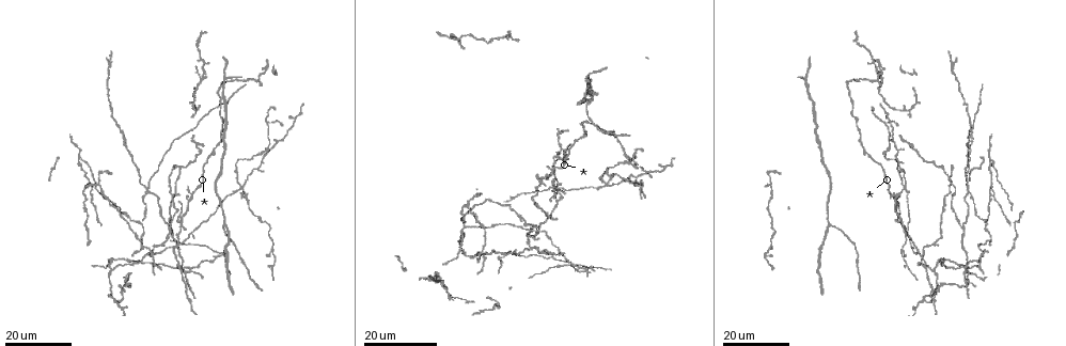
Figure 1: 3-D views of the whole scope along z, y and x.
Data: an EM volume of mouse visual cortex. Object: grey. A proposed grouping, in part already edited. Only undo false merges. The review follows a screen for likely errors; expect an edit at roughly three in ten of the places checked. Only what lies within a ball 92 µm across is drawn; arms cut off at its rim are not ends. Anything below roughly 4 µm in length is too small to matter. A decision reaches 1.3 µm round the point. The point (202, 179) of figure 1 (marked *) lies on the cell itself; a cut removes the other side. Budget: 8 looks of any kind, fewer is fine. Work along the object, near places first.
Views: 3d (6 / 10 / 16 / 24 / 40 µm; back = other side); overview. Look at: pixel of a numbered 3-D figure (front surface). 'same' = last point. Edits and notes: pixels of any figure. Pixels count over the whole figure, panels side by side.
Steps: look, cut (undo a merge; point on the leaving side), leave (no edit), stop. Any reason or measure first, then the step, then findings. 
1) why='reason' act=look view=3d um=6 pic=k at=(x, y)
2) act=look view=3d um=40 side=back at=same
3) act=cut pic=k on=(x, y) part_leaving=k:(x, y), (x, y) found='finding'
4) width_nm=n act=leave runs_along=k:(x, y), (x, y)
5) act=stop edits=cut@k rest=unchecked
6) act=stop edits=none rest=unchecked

why='four-way junction' act=look view=3d um=24 pic=1 at=(239, 187)

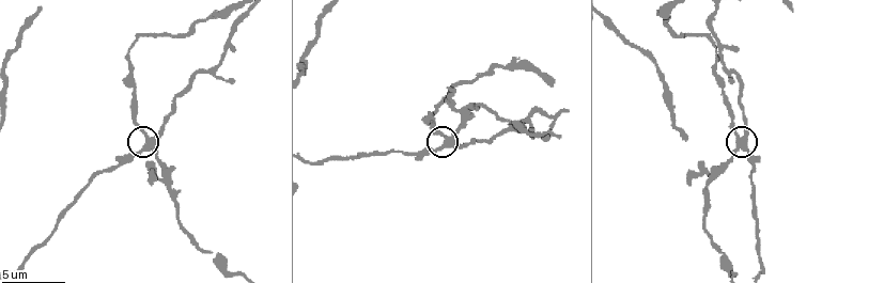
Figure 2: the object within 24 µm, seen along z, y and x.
act=look view=3d um=10 pic=2 at=(739, 136)

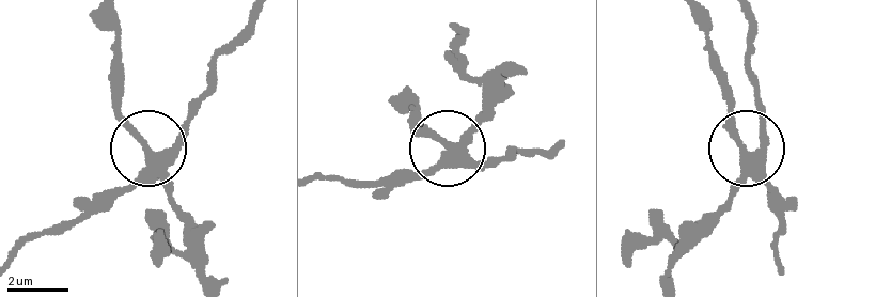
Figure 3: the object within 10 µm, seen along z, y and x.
width_nm=330 act=cut pic=3 on=(127, 190) part_leaving=3:(157, 166), (21, 250) found='two cells meet here'

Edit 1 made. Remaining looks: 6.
why='three arms meet' act=look view=3d um=24 pic=1 at=(908, 110)

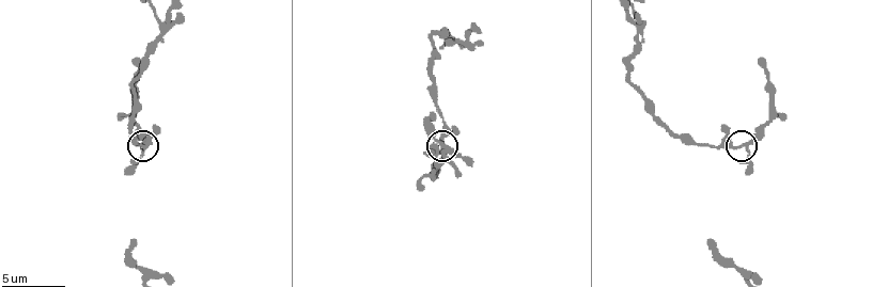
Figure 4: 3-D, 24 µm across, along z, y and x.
why='zoom in' act=look view=3d um=10 pic=4 at=(744, 144)

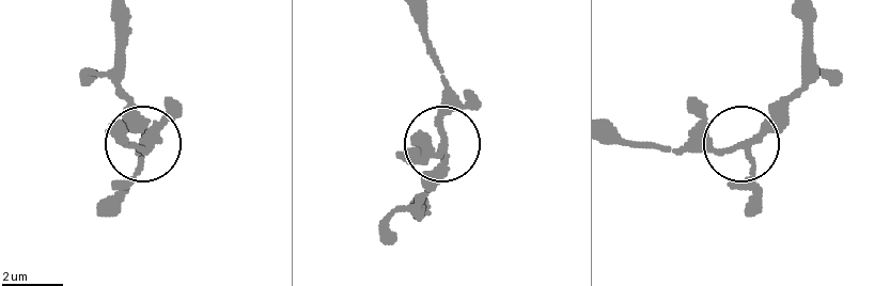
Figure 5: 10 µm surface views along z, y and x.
arms=3 act=leave found='all the same cell'

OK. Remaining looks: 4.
why='three arms meet' act=look view=3d um=16 pic=1 at=(186, 273)

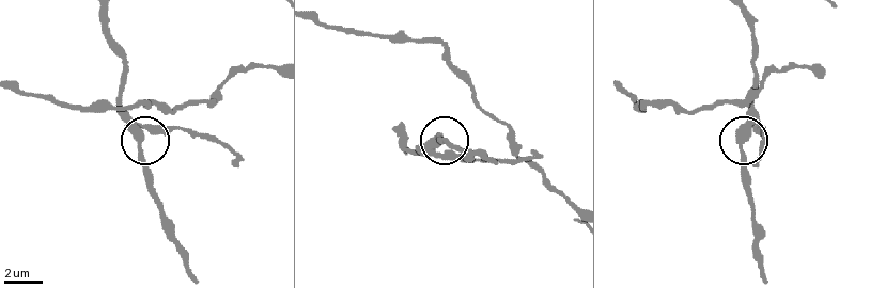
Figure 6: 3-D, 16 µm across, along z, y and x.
why='zoom in' act=look view=3d um=6 pic=6 at=(443, 154)

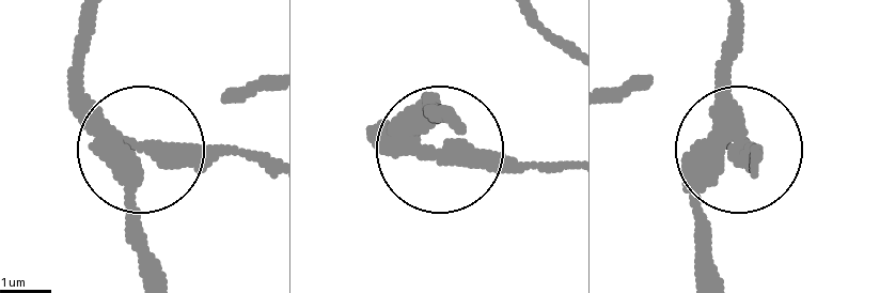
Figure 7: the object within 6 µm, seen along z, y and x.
arms=3 act=leave runs_along=7:(732, 28), (732, 130), (757, 155) found='all the same cell'

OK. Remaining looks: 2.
why='two arms in line, one across' act=look view=3d um=16 pic=1 at=(935, 245)

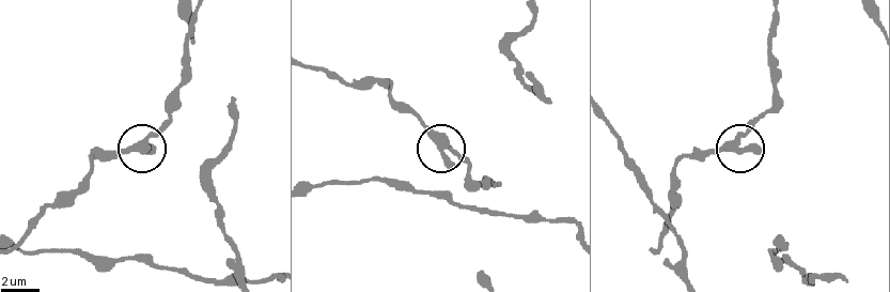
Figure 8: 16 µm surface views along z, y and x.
act=look view=3d um=10 pic=8 at=(442, 145)

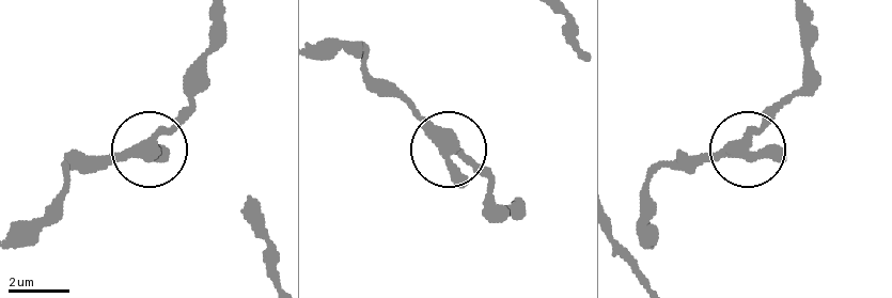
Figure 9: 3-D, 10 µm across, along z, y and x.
act=leave found='all the same cell'

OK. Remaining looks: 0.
act=stop edits=cut@3 rest=unchecked

